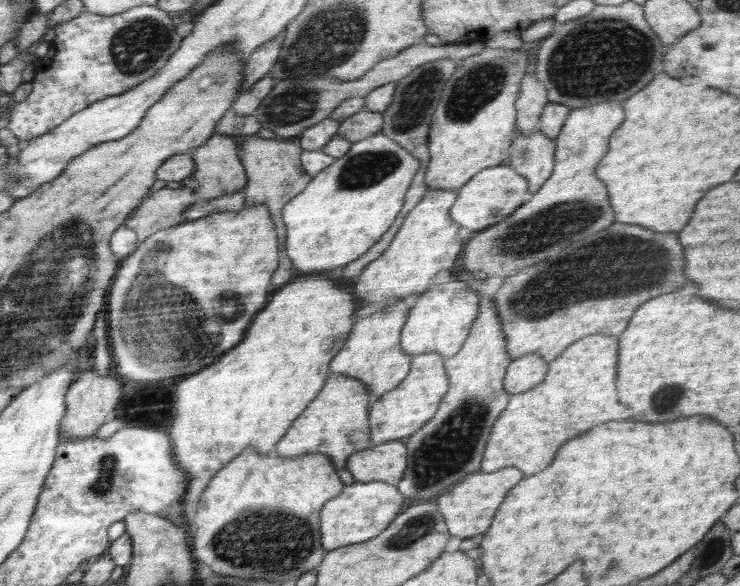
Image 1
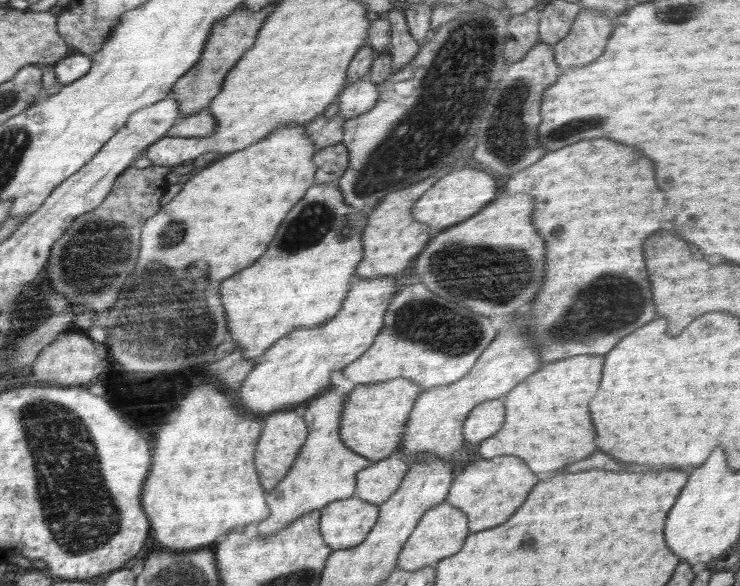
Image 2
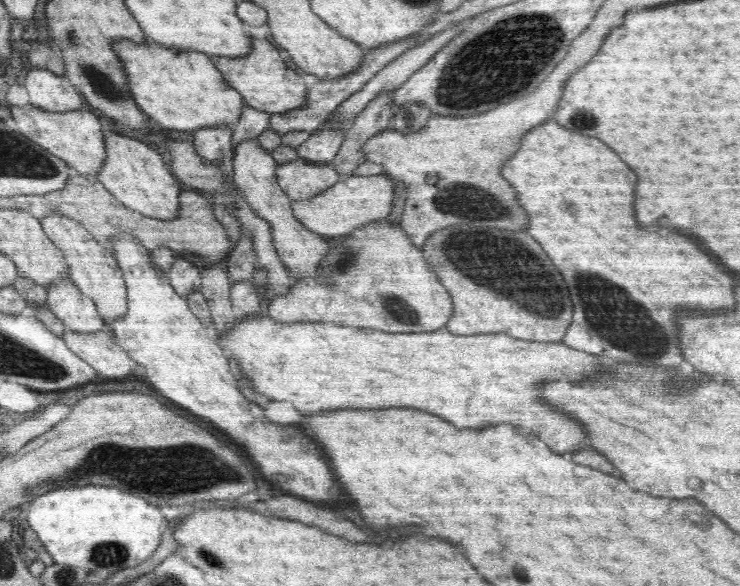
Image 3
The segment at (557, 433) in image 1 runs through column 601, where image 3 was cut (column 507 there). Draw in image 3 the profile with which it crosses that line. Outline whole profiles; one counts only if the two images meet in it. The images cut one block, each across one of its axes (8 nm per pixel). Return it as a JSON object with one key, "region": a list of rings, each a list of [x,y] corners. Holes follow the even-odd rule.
{"region":[[[241,316],[234,328],[221,336],[211,330],[216,343],[222,347],[232,362],[234,370],[242,373],[256,392],[272,400],[290,400],[302,415],[311,416],[330,410],[370,410],[370,408],[418,408],[440,418],[450,420],[456,428],[482,430],[498,424],[512,424],[518,428],[530,428],[534,436],[540,436],[556,454],[578,452],[586,448],[586,432],[578,420],[566,416],[560,410],[544,404],[538,398],[538,388],[548,380],[564,378],[578,384],[584,380],[600,378],[598,372],[604,366],[600,356],[592,356],[574,350],[566,344],[554,344],[527,340],[514,340],[506,333],[474,334],[458,336],[445,326],[430,332],[390,333],[380,330],[348,328],[336,324],[278,324],[268,316]],[[344,356],[344,358],[342,358]],[[456,358],[456,360],[452,360]],[[362,360],[362,362],[360,362]],[[478,406],[484,406],[486,414]],[[490,414],[490,416],[488,416]]]}

